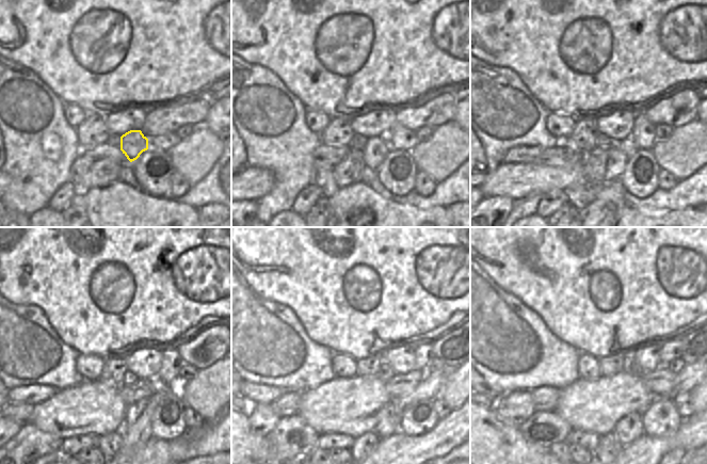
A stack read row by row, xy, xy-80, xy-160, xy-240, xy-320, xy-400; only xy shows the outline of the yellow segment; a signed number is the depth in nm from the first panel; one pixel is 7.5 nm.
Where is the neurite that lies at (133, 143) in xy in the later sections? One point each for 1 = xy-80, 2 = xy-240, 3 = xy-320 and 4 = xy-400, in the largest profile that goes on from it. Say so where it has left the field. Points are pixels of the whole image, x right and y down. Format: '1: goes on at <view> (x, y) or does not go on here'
1: goes on at xy-80 (375, 149)
2: goes on at xy-240 (133, 411)
3: goes on at xy-320 (386, 425)
4: goes on at xy-400 (629, 428)

